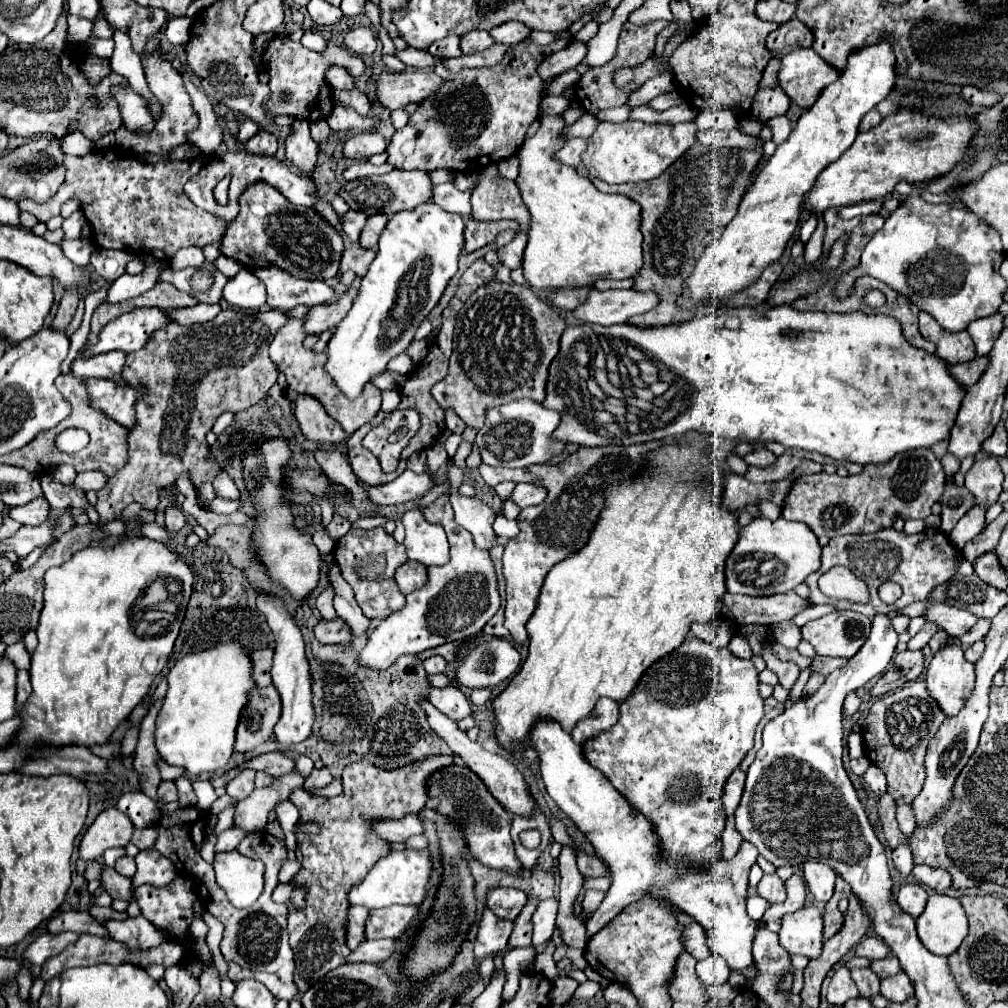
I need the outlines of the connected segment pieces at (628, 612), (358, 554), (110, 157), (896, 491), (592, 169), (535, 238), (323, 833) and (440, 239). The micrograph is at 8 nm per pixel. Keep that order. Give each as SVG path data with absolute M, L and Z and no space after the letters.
M686 432L682 438L678 438L676 444L666 444L656 452L648 452L650 468L644 468L644 472L640 472L640 476L636 476L636 480L624 480L624 482L612 484L612 488L608 488L608 496L604 496L604 512L600 512L600 520L596 520L596 524L592 528L592 536L588 536L588 544L580 552L574 552L568 560L562 560L560 564L556 564L548 572L542 592L540 592L540 598L538 598L538 608L526 626L528 636L530 636L528 658L522 664L520 672L512 678L508 688L492 702L496 720L498 720L496 736L498 736L498 742L504 744L504 748L520 750L520 744L524 740L528 740L530 726L538 718L552 718L552 720L560 722L564 726L564 730L572 732L576 722L592 712L592 708L600 696L608 696L616 702L626 700L630 696L632 688L636 686L638 678L642 676L642 672L650 664L654 664L658 658L676 650L684 642L684 638L690 632L690 624L694 620L704 624L704 622L710 622L720 616L720 596L724 596L724 592L726 592L724 564L728 560L728 552L732 552L732 548L736 546L736 540L740 536L740 526L738 526L736 514L728 512L720 504L720 488L724 488L724 474L728 474L720 466L720 462L726 462L726 458L730 454L734 454L734 446L738 446L738 442L740 440L732 440L732 442L716 440L712 444L712 440L700 432Z
M352 528L346 536L342 536L336 542L334 558L340 566L344 580L352 586L356 602L362 608L364 616L372 620L374 618L384 620L406 604L404 594L398 590L398 584L394 580L394 570L406 562L406 552L402 544L398 544L390 534L384 532L384 528L372 528L372 530Z
M110 148L102 156L98 152L86 156L66 156L64 166L66 182L60 186L58 194L54 194L46 204L20 200L18 206L20 210L34 214L38 220L48 222L52 216L60 214L60 206L68 198L78 198L86 220L94 228L94 240L100 248L150 254L158 260L170 260L180 248L204 248L206 244L220 242L226 232L224 220L192 204L182 190L188 178L202 169L199 161L146 164L122 150Z
M912 450L908 454L896 454L888 464L868 464L864 466L864 470L858 476L846 476L840 478L838 474L826 474L826 472L818 472L818 474L808 474L808 476L800 476L794 480L790 494L786 496L784 504L782 504L782 516L786 520L798 520L804 522L812 528L812 532L820 538L820 536L828 536L828 538L836 538L836 536L844 536L844 534L864 534L864 532L878 532L884 528L890 528L896 518L902 520L910 520L910 518L926 518L930 516L930 506L934 502L940 500L940 496L944 494L944 482L946 482L946 474L942 470L940 460L932 454L932 450Z
M600 122L590 136L590 146L582 154L582 162L588 172L608 184L644 182L658 178L670 164L674 164L690 146L696 144L696 124L646 124L646 122Z
M540 116L540 128L534 136L530 136L516 152L520 160L520 174L514 180L520 188L522 200L530 212L530 230L528 230L528 246L524 250L524 276L528 278L532 288L584 288L592 286L598 278L634 278L642 268L642 208L632 198L624 194L604 194L592 186L592 182L578 174L576 168L560 164L554 154L564 146L562 116Z
M438 754L406 764L404 768L384 770L364 760L356 760L342 772L344 792L340 796L324 798L304 788L296 788L296 792L292 792L290 800L300 810L298 824L304 824L304 820L316 820L316 824L320 824L320 832L316 836L296 832L298 848L304 854L304 860L300 872L292 878L292 884L304 884L304 888L308 888L306 906L300 910L292 908L292 912L288 914L290 948L294 950L296 960L294 982L298 984L300 994L304 994L330 970L342 966L348 958L348 888L352 888L352 884L358 884L364 876L360 874L358 878L360 864L354 862L376 862L392 850L386 840L380 840L380 836L372 832L370 820L400 820L400 816L418 814L428 800L424 778L452 762L452 756Z
M433 202L420 204L412 212L398 212L392 216L380 236L378 254L370 264L370 270L362 278L358 296L346 314L346 318L336 326L328 346L326 346L326 364L324 370L332 376L334 384L340 386L340 392L348 398L360 396L364 384L368 384L374 376L386 370L386 364L406 352L410 342L414 340L414 332L420 322L430 314L430 310L438 304L442 292L446 290L448 280L458 270L458 256L464 246L464 218L460 214L450 214Z

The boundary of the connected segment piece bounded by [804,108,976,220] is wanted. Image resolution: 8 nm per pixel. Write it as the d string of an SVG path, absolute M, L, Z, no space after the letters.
M900 110L896 116L884 118L876 128L860 132L852 148L836 162L828 164L808 194L804 194L804 210L822 220L822 212L832 206L852 206L862 200L884 200L900 180L920 182L934 180L958 164L970 144L976 124L972 118L942 120L920 112Z

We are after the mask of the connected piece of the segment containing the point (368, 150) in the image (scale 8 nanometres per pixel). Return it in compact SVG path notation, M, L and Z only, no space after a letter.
M378 132L356 134L344 144L344 156L354 158L354 160L366 160L384 150L386 150L386 142Z

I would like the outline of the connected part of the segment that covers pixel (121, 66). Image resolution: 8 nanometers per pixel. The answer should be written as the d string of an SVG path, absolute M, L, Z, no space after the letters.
M116 32L114 34L114 42L116 42L116 46L114 46L114 54L112 54L112 60L110 60L112 70L120 72L120 76L124 76L128 80L128 84L132 88L136 88L138 94L142 94L144 98L148 98L150 110L154 114L154 120L158 120L158 116L160 116L160 104L154 98L154 94L148 90L148 86L146 86L146 78L144 78L144 72L142 72L140 56L132 50L128 34L126 32Z

